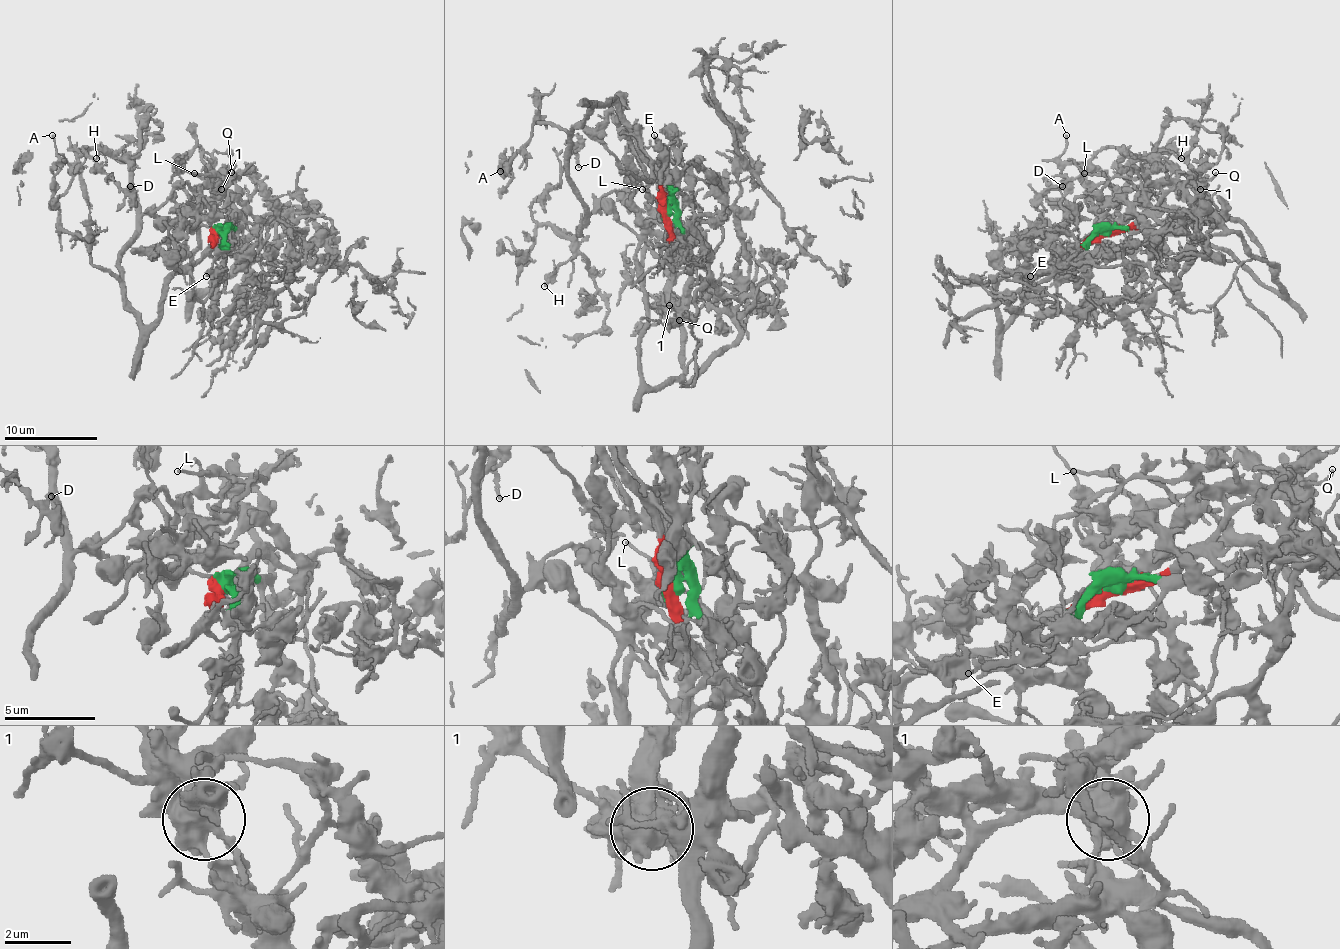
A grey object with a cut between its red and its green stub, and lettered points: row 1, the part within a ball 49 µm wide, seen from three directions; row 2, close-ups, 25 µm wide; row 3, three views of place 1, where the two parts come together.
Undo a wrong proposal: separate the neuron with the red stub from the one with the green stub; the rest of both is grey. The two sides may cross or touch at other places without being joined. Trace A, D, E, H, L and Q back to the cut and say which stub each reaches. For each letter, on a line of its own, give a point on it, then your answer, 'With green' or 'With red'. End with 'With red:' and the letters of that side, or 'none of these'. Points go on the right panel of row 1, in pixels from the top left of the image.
A: Place: (1066, 135). With red
D: Place: (1062, 186). With red
E: Place: (1030, 276). With green
H: Place: (1181, 158). With red
L: Place: (1084, 173). With red
Q: Place: (1215, 172). With green
With red: A, D, H, L

